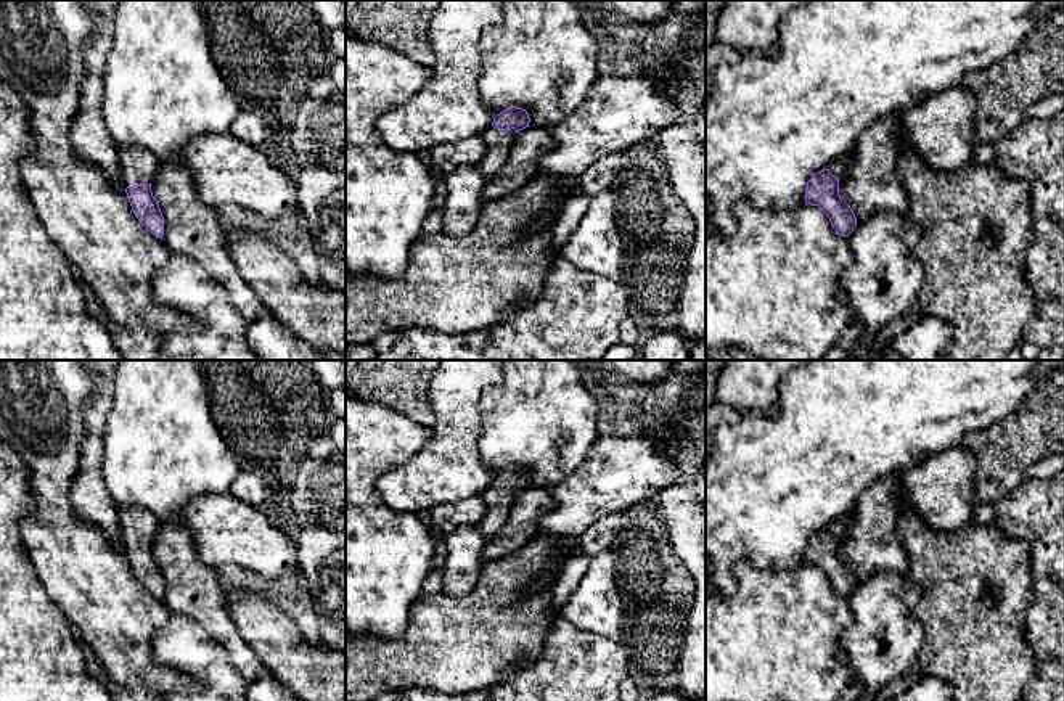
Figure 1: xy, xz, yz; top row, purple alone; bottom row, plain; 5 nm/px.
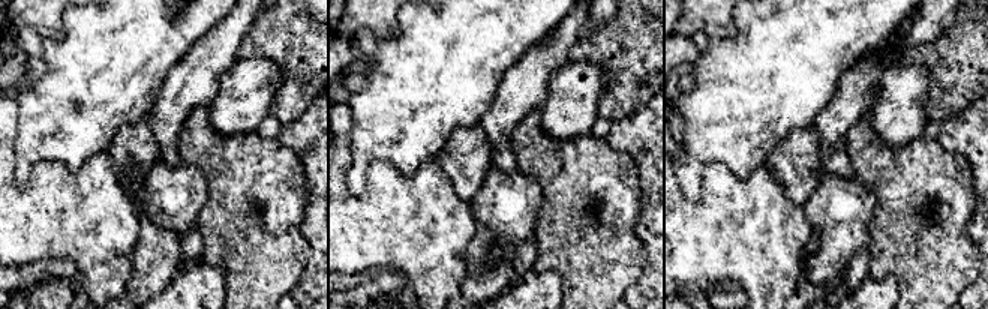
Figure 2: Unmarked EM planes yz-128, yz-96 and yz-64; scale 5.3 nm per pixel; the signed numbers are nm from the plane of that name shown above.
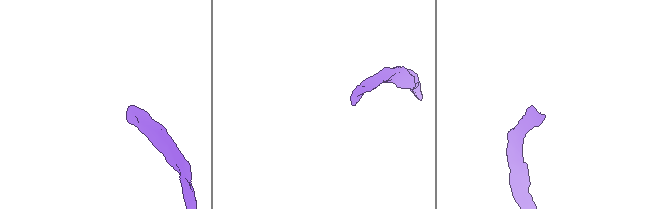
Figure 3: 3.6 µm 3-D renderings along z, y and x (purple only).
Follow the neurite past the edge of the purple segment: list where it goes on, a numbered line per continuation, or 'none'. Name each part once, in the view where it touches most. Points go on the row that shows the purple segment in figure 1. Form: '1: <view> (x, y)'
1: xz (499, 143)

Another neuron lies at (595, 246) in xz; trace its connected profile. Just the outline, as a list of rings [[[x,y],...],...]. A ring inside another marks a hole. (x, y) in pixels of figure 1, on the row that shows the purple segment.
[[[611,190],[591,196],[585,217],[561,246],[559,256],[595,275],[624,277],[624,246],[614,220]]]

